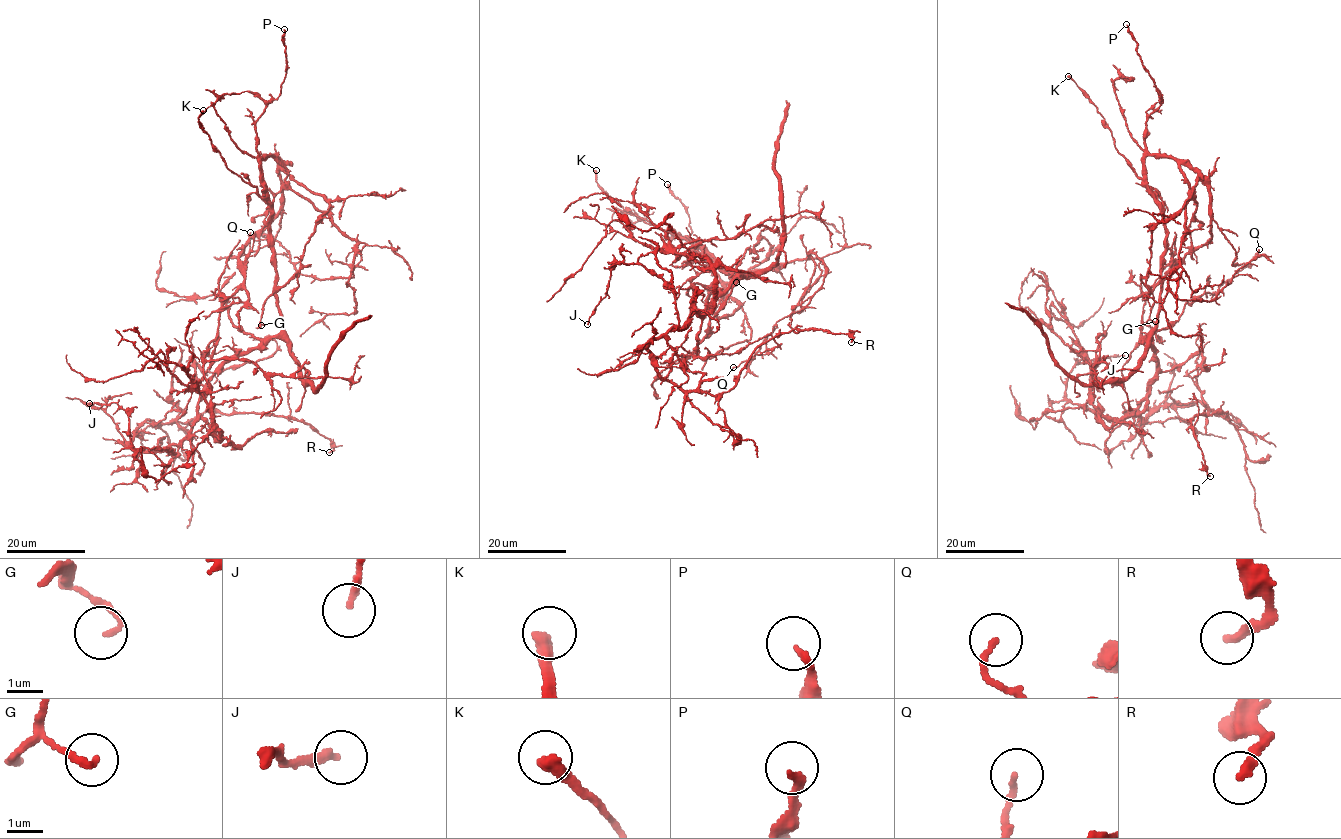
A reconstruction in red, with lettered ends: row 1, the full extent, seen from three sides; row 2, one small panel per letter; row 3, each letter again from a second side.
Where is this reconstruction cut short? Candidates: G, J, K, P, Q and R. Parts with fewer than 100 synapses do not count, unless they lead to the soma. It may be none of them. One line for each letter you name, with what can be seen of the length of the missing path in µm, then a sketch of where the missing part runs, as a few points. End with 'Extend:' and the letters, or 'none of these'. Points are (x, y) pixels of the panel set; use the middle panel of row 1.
Extend: none of these

